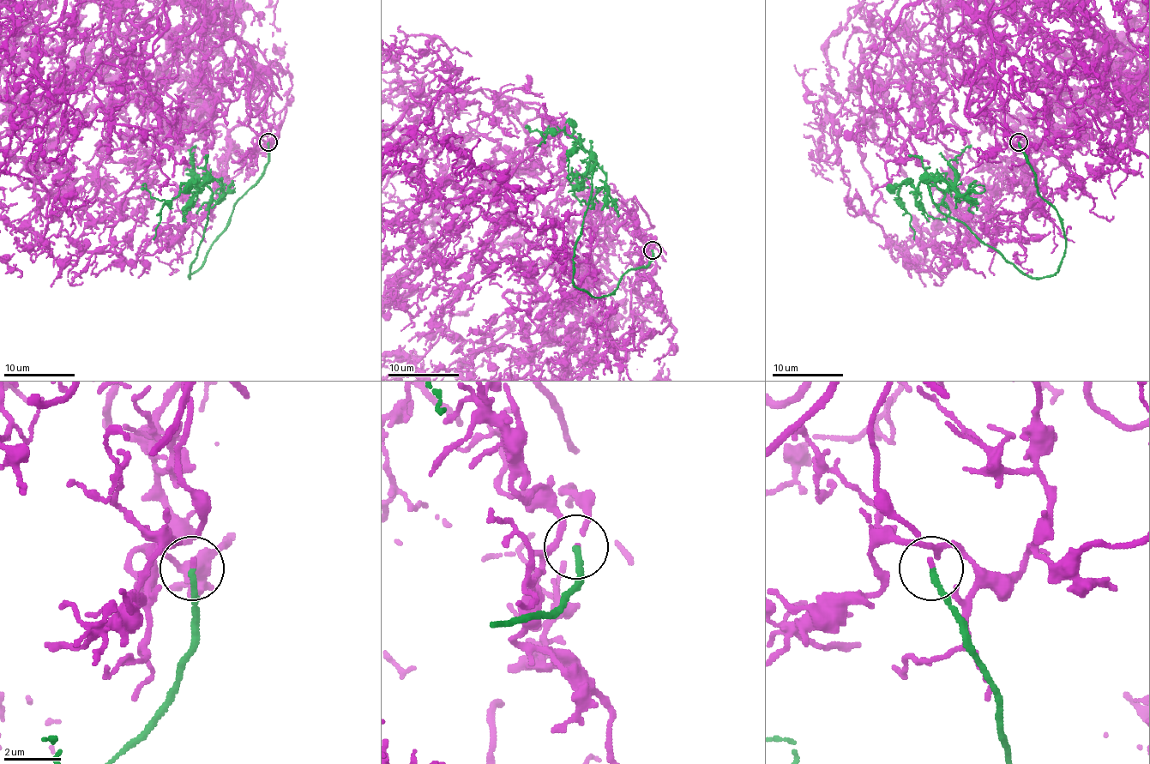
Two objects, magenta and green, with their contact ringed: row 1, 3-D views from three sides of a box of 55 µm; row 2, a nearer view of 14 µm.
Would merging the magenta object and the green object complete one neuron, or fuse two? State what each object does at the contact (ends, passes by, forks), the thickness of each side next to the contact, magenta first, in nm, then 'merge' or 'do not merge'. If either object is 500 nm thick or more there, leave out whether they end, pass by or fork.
magenta ends | green ends | 110/190 nm | merge

